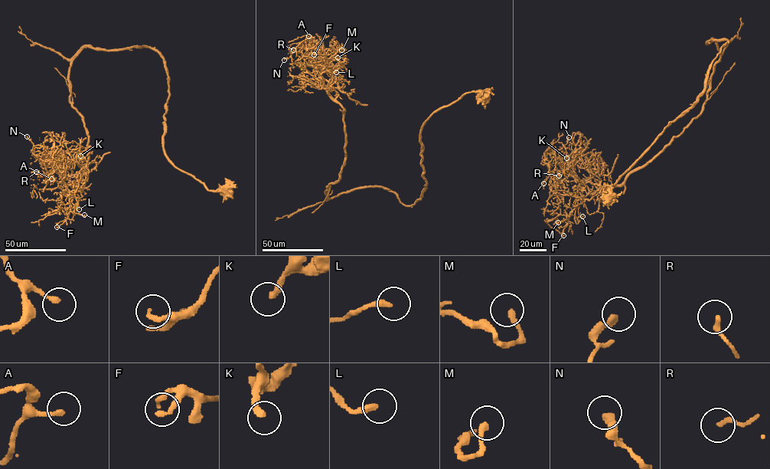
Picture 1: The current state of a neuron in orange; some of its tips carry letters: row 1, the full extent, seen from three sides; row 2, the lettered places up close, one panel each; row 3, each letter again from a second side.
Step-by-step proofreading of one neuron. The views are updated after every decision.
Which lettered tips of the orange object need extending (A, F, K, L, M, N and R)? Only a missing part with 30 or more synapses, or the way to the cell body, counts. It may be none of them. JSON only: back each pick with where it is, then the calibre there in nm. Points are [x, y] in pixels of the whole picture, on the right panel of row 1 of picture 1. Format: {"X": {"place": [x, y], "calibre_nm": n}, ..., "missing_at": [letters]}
{"missing_at": []}

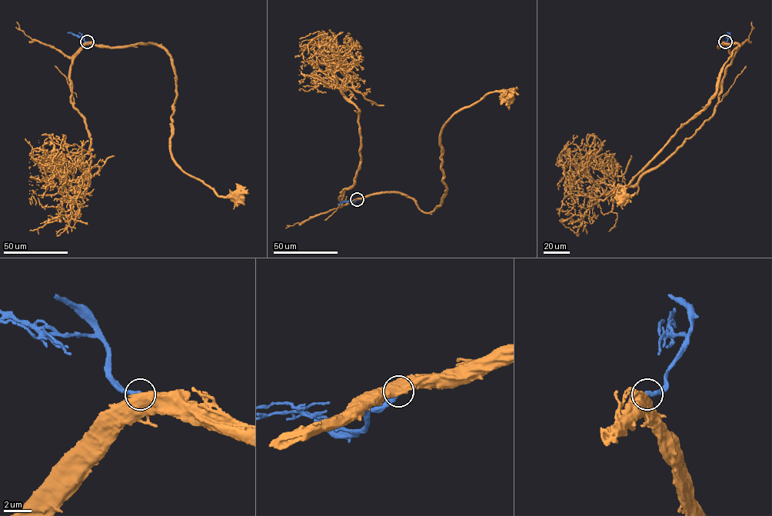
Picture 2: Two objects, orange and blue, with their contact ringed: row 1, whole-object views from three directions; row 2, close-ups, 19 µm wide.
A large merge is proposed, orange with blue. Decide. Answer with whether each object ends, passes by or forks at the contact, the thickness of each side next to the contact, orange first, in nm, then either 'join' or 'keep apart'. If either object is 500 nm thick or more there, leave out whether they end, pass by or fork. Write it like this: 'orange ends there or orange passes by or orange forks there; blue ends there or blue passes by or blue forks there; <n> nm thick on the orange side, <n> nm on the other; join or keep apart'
850 nm thick on the orange side, 360 nm on the other; join

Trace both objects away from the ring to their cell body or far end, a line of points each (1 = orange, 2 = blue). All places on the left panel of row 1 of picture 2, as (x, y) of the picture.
1: (87, 41), (110, 47), (161, 47), (176, 77), (172, 158), (218, 195), (237, 196)
2: (87, 41), (83, 36), (68, 32)

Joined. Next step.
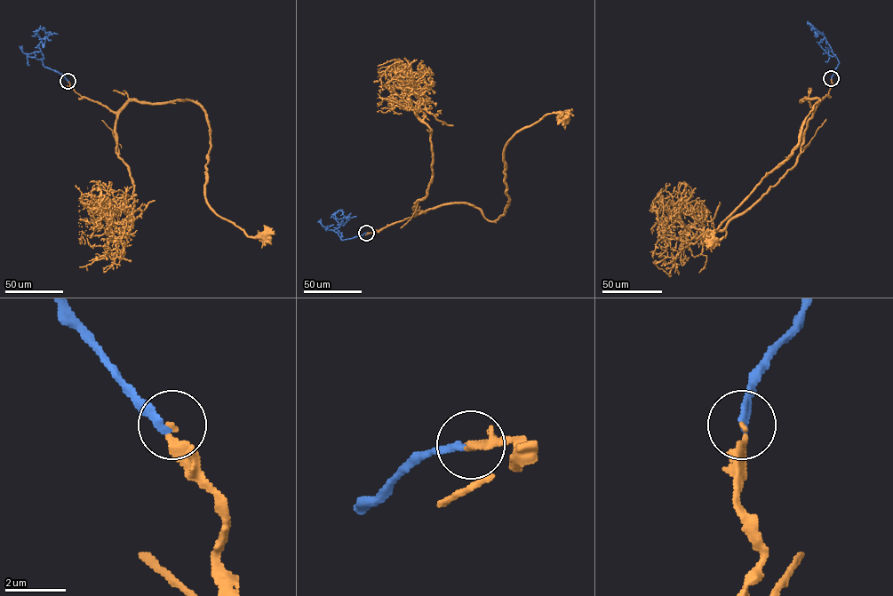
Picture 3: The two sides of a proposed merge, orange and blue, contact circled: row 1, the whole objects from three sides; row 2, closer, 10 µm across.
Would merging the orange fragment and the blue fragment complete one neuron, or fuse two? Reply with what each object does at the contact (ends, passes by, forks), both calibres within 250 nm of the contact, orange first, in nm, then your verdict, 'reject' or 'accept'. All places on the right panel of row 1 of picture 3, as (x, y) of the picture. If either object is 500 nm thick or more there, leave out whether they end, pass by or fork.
orange ends there; blue ends there; 240 nm thick on the orange side, 240 nm on the other; accept

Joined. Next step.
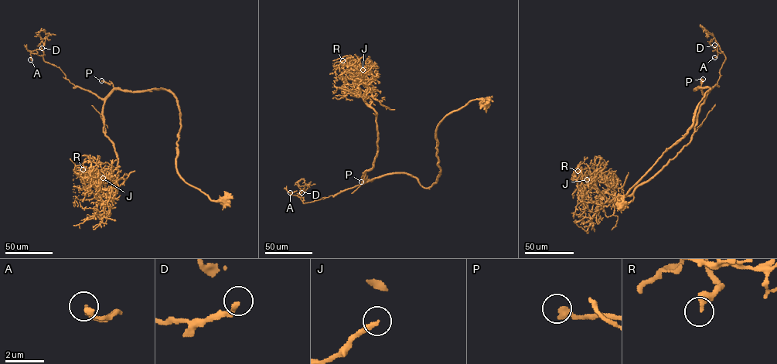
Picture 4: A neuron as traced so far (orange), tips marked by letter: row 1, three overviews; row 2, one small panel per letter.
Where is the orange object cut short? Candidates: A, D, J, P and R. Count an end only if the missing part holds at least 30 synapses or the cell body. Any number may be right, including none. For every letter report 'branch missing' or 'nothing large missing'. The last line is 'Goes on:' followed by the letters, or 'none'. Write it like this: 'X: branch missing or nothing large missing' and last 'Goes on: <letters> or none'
A: nothing large missing
D: nothing large missing
J: branch missing
P: nothing large missing
R: branch missing
Goes on: J, R

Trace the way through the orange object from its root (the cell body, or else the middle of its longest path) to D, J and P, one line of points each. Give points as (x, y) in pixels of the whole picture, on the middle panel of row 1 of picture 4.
D: (485, 101), (471, 100), (438, 124), (440, 171), (428, 188), (390, 173), (311, 202), (296, 195), (301, 192)
J: (485, 101), (438, 124), (431, 186), (401, 173), (365, 182), (377, 130), (362, 69)
P: (485, 101), (471, 100), (438, 124), (440, 171), (431, 186), (423, 187), (415, 178), (401, 173), (361, 182)

